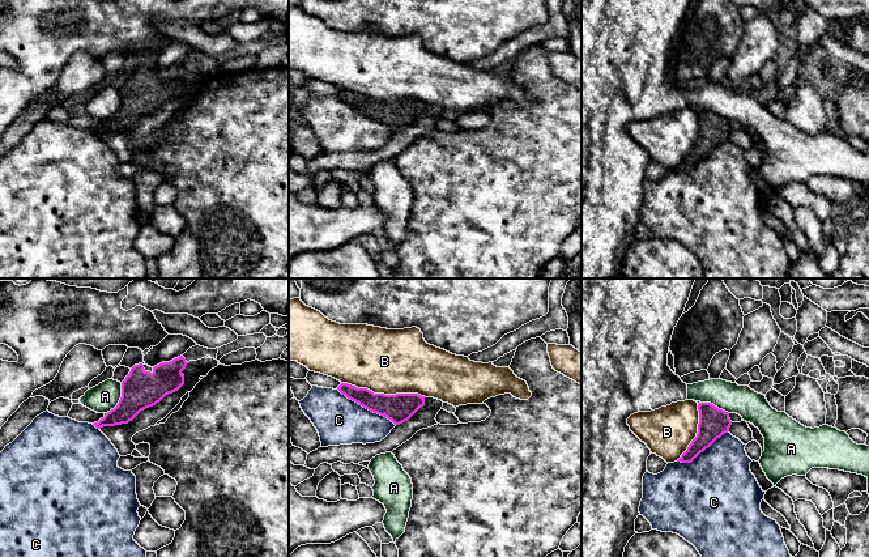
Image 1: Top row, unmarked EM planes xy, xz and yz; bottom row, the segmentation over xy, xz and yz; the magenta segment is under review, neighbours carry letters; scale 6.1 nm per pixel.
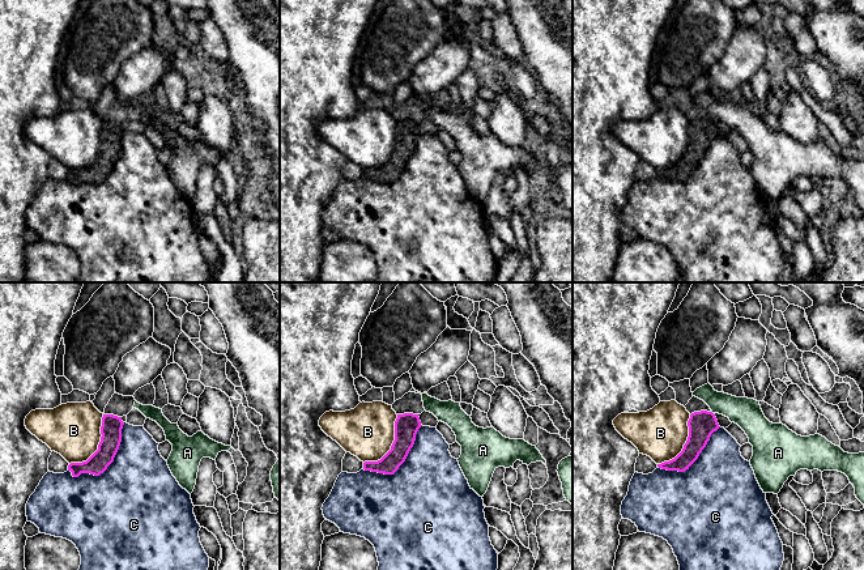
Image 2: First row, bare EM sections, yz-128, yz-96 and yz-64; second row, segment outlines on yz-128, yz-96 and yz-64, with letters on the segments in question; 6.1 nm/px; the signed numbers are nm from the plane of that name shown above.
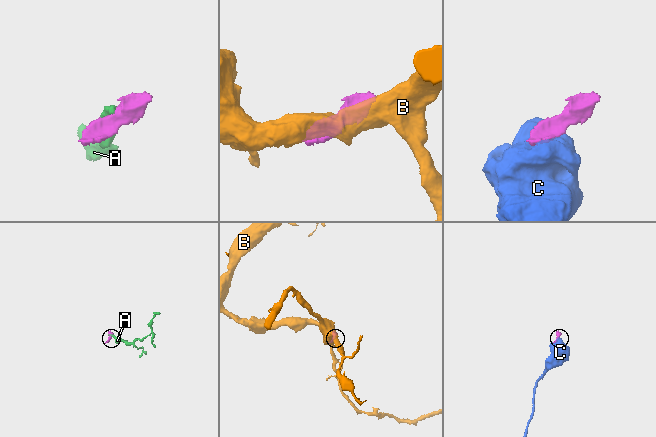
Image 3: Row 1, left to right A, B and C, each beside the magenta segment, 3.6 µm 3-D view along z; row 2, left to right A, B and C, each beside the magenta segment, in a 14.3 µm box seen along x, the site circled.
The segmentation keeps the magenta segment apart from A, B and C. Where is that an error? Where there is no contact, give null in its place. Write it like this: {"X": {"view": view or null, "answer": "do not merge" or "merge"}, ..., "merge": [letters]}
{"A": {"view": "xy", "answer": "do not merge"}, "B": {"view": "xz", "answer": "do not merge"}, "C": {"view": "xz", "answer": "do not merge"}, "merge": []}

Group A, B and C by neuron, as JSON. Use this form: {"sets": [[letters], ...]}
{"sets": [["A"], ["B"], ["C"]]}

